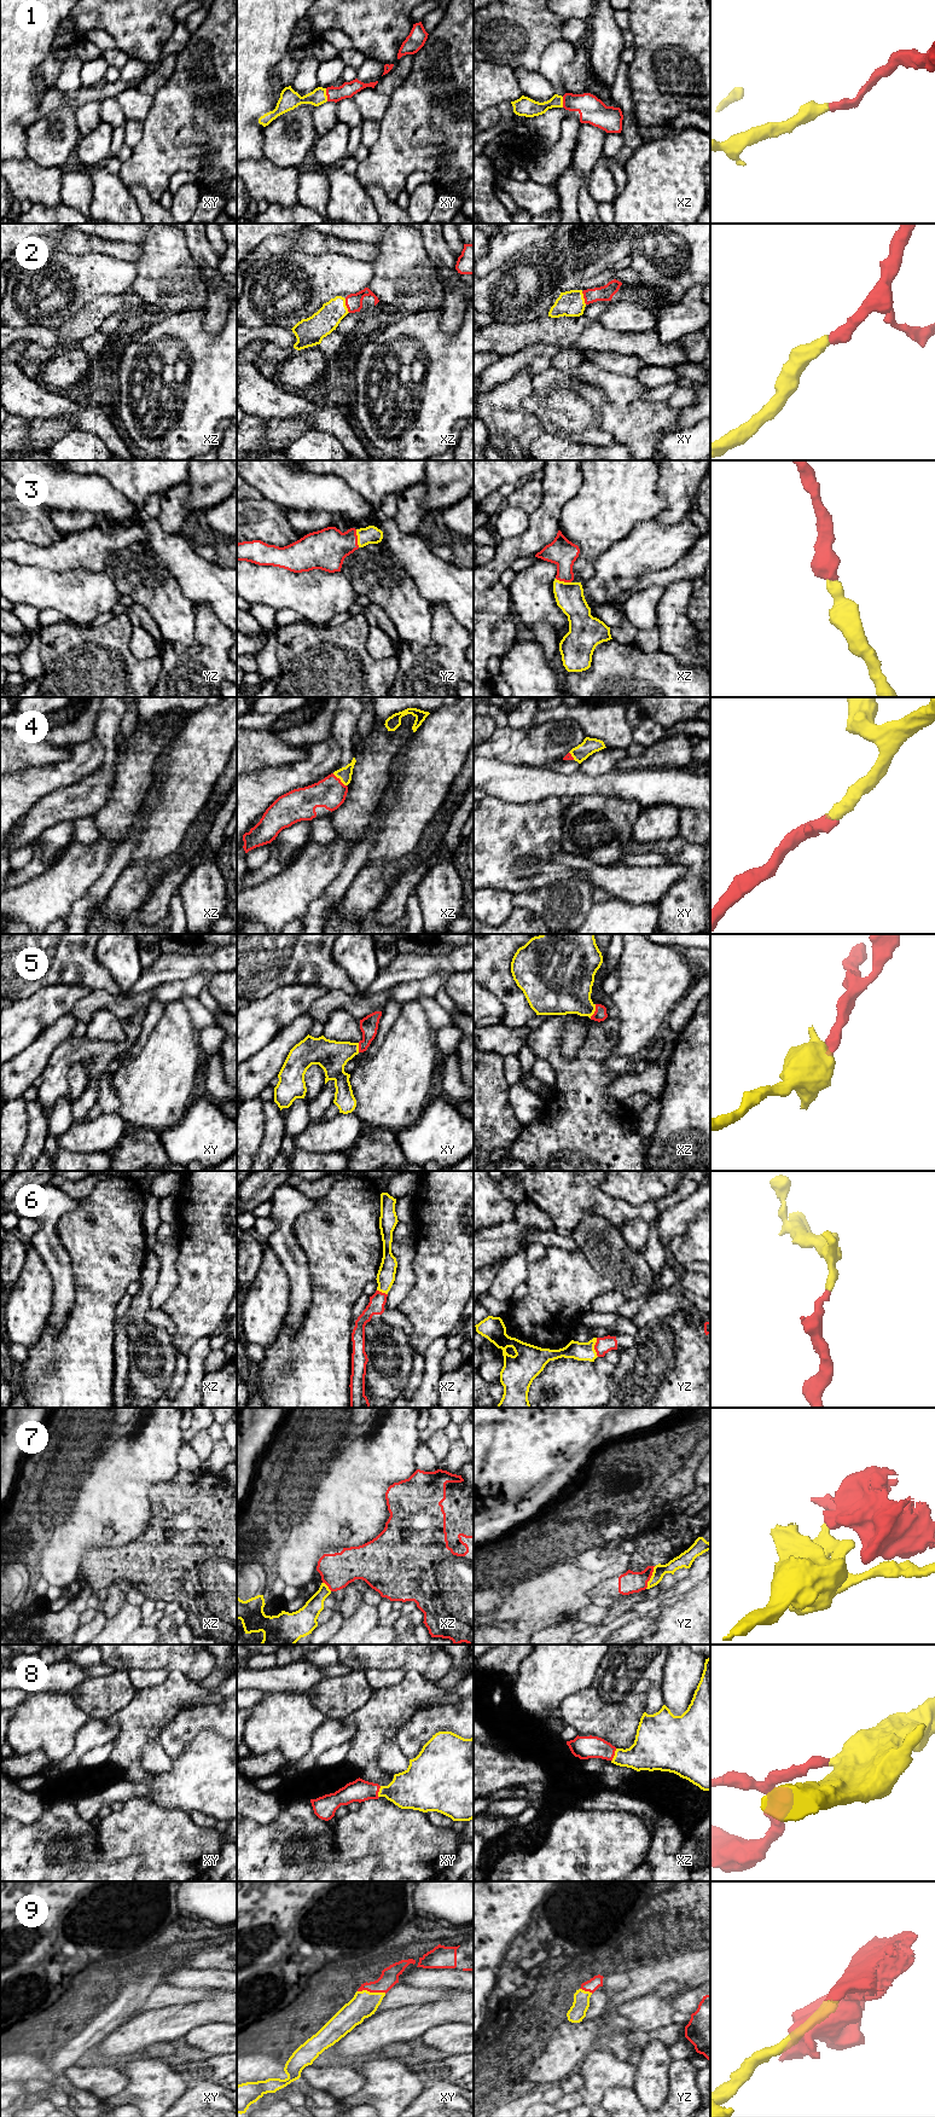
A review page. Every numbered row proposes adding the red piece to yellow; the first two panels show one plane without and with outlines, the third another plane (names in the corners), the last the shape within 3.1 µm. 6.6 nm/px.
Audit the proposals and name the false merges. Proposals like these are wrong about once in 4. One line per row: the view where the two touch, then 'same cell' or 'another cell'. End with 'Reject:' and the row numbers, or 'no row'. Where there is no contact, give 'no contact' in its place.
1: contact in xy; same cell
2: contact in xz; same cell
3: contact in yz; same cell
4: contact in xz; same cell
5: contact in xz; same cell
6: contact in yz; same cell
7: contact in yz; another cell
8: contact in xz; same cell
9: contact in xy; same cell
Reject: 7

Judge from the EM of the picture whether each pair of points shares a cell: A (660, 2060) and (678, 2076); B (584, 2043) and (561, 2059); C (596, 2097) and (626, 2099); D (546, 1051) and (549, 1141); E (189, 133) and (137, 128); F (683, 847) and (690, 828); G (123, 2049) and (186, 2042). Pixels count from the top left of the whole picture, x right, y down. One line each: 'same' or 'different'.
A: different
B: same
C: different
D: same
E: different
F: different
G: different

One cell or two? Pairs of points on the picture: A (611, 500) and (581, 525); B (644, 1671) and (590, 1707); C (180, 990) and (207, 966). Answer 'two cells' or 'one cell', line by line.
A: one cell
B: one cell
C: two cells

